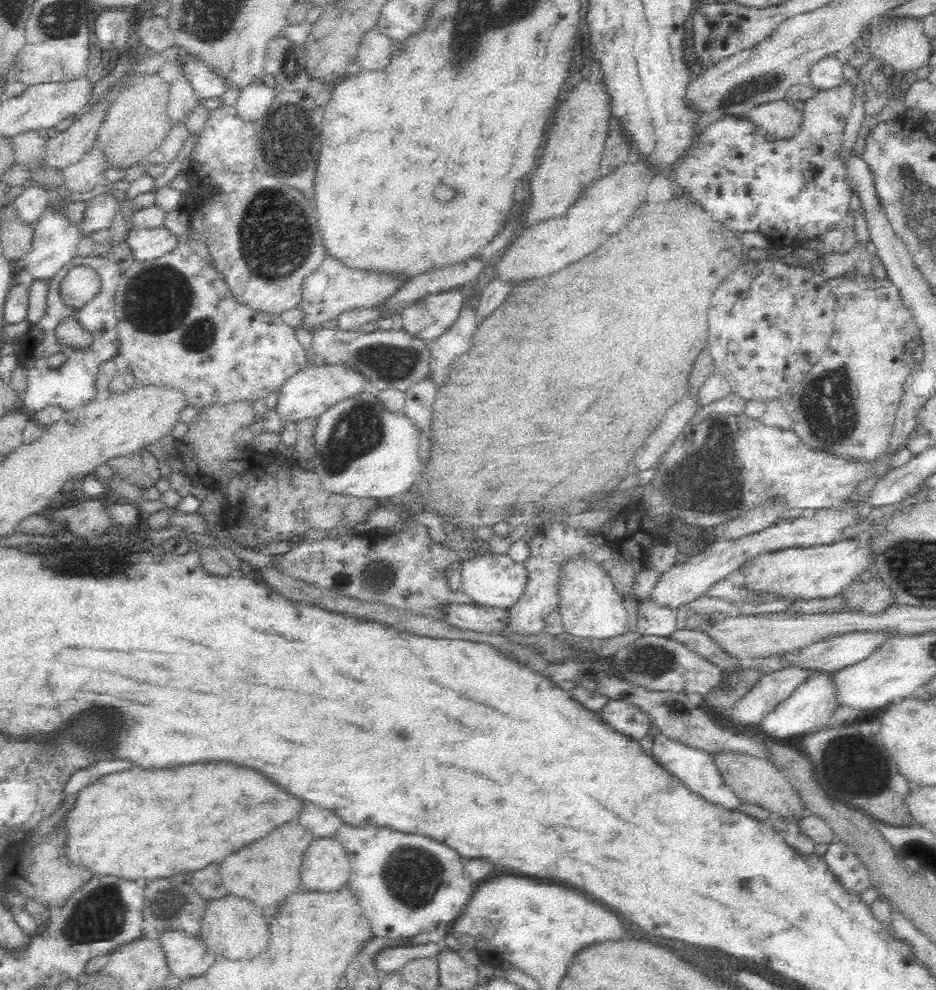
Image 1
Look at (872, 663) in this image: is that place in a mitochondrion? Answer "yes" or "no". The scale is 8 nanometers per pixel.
no

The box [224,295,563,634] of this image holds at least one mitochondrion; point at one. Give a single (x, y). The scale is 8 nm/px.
(356, 432)

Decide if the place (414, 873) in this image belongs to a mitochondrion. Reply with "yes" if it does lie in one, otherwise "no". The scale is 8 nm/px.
yes

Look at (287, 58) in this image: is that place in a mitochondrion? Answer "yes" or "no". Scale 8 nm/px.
no

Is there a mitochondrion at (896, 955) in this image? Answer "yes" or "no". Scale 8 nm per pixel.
no

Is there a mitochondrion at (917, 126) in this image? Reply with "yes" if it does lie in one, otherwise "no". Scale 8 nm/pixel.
no

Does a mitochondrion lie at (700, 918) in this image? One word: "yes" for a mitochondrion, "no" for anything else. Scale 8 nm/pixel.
no

